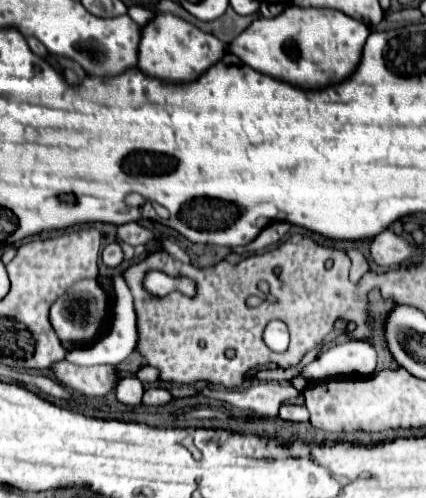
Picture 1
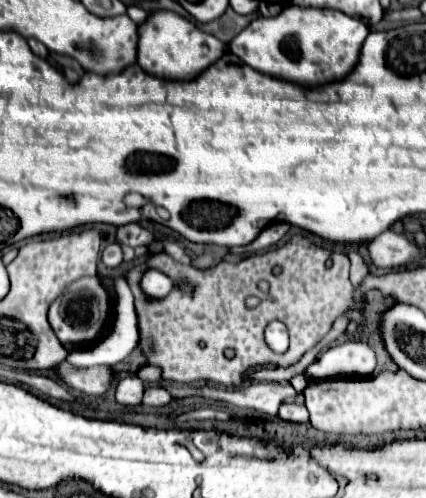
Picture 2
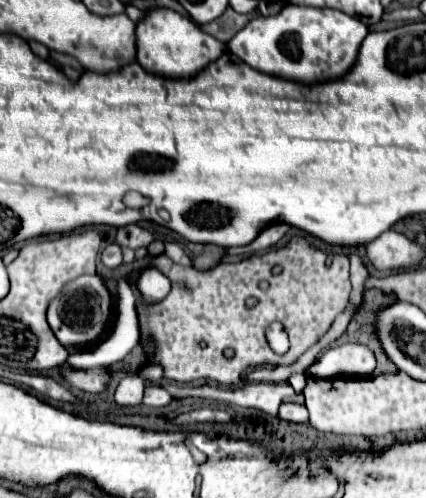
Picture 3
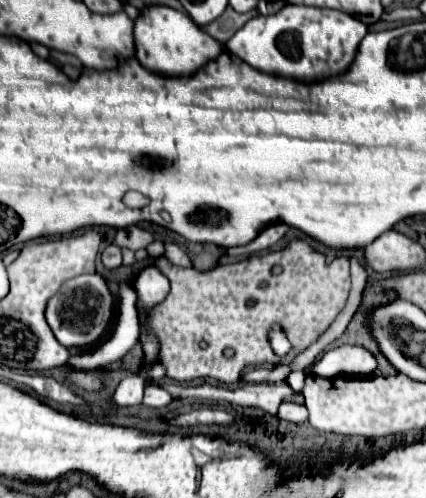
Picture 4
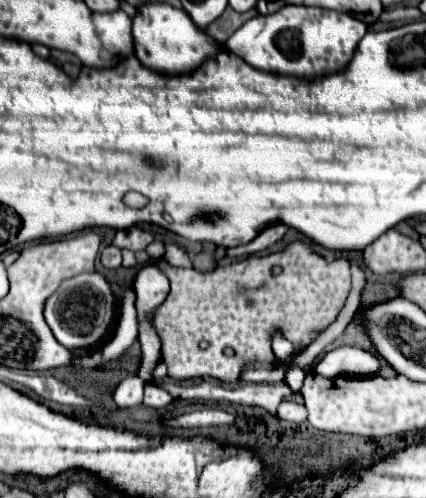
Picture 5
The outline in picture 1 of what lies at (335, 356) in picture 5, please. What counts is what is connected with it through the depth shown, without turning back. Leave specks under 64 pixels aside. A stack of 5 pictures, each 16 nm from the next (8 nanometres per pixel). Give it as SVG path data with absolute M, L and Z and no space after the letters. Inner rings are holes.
M344 342L320 352L302 376L306 380L326 380L334 376L370 376L376 370L376 352L368 342Z

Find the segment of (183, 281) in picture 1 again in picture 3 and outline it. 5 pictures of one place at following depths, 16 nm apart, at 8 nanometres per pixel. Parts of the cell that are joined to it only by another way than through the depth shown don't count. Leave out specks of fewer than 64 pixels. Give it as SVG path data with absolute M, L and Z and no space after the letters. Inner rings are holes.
M147 267L141 273L138 292L144 304L156 304L160 300L166 298L166 294L170 292L170 280L154 267Z

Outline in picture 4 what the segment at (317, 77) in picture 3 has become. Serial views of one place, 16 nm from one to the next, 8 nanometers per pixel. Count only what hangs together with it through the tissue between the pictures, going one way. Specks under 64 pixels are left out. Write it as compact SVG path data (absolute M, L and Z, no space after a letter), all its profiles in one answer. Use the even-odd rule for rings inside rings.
M288 4L276 14L256 16L248 20L226 42L226 48L256 70L304 82L314 82L344 72L354 60L356 48L360 40L366 36L366 32L368 26L350 14L328 8Z

